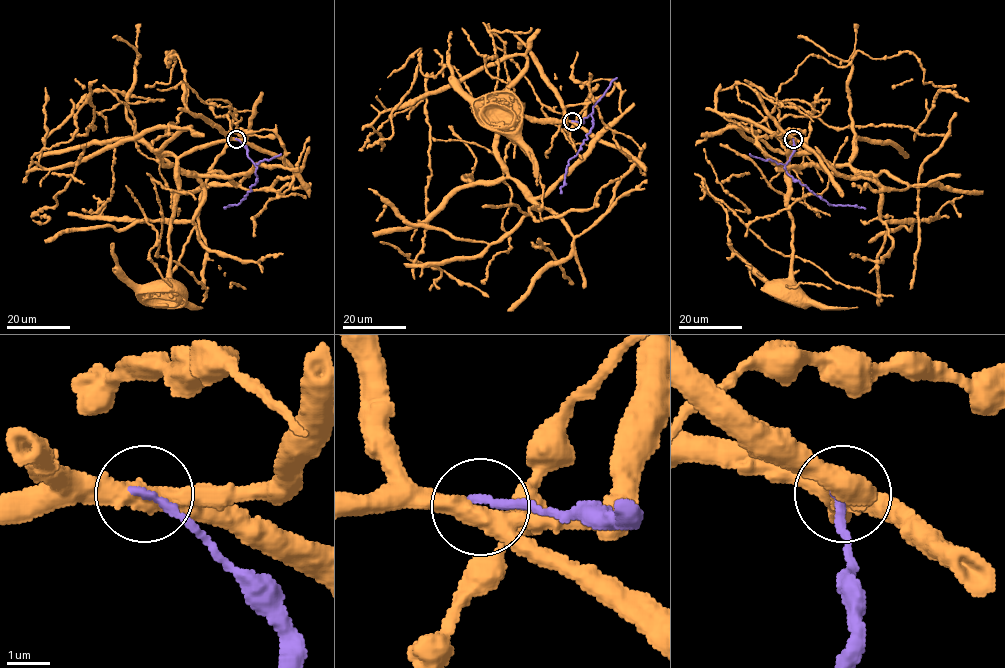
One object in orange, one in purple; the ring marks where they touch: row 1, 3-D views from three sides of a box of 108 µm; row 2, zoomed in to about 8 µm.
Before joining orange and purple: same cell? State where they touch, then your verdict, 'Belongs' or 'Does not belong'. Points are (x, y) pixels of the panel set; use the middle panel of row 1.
Place: (572, 121). Does not belong

